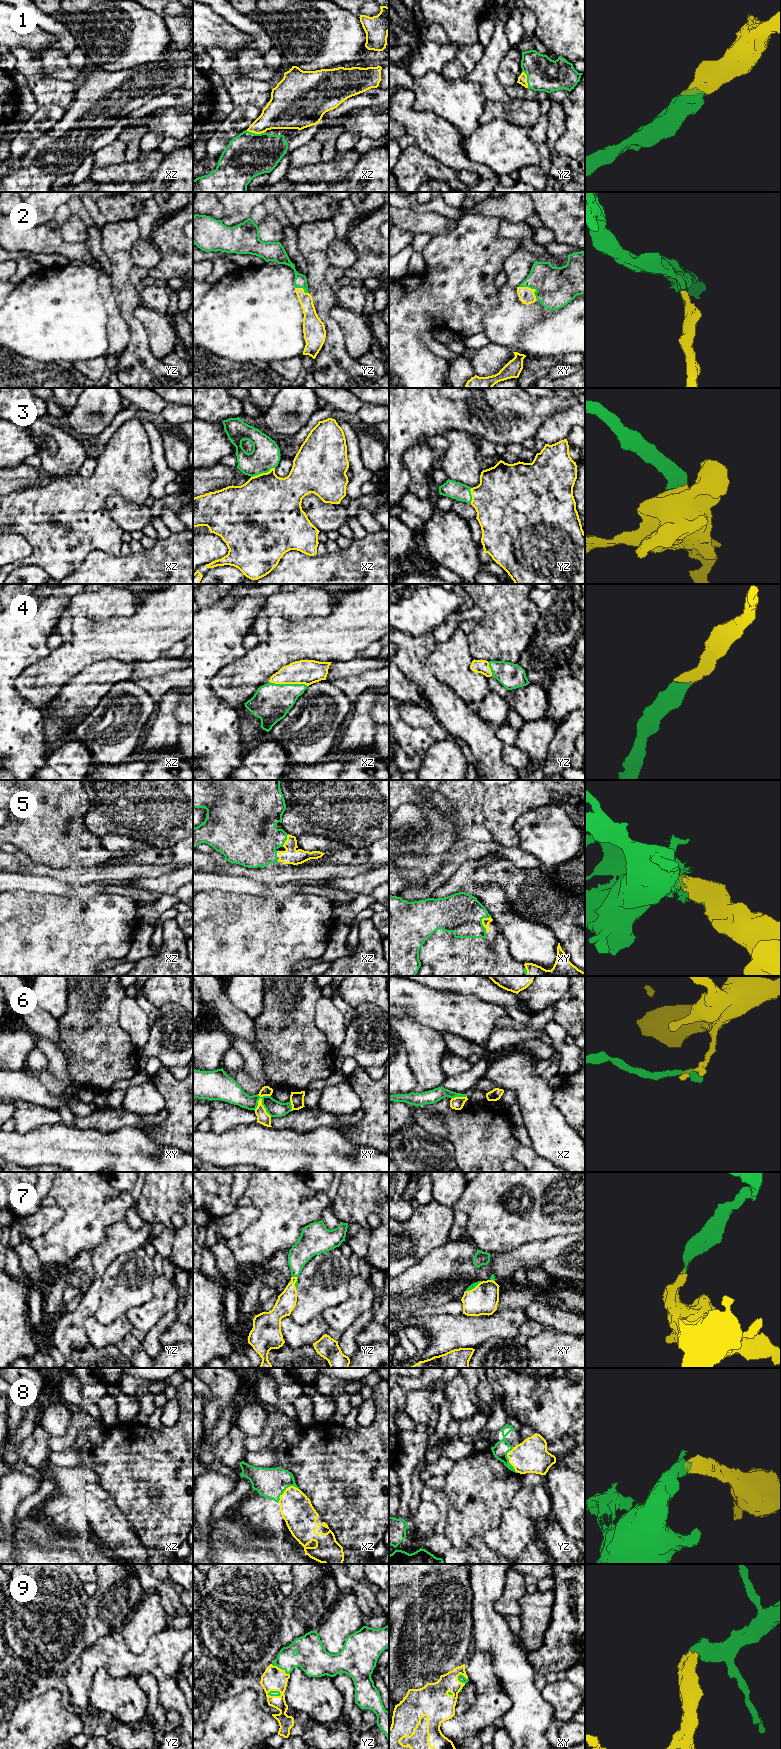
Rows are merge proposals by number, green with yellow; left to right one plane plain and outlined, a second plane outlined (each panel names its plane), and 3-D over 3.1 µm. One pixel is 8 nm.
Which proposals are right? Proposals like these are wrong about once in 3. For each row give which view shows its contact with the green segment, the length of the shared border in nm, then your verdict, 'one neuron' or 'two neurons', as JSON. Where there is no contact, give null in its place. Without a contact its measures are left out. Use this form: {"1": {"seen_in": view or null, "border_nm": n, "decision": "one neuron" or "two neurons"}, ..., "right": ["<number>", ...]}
{"1": {"seen_in": "xz", "border_nm": 160, "decision": "one neuron"}, "2": {"seen_in": "xy", "border_nm": 190, "decision": "one neuron"}, "3": {"seen_in": "xz", "border_nm": 200, "decision": "one neuron"}, "4": {"seen_in": "xz", "border_nm": 320, "decision": "one neuron"}, "5": {"seen_in": "xy", "border_nm": 130, "decision": "one neuron"}, "6": {"seen_in": "xy", "border_nm": 220, "decision": "two neurons"}, "7": {"seen_in": "yz", "border_nm": 50, "decision": "one neuron"}, "8": {"seen_in": "xz", "border_nm": 200, "decision": "one neuron"}, "9": {"seen_in": "xy", "border_nm": 150, "decision": "one neuron"}, "right": ["1", "2", "3", "4", "5", "7", "8", "9"]}

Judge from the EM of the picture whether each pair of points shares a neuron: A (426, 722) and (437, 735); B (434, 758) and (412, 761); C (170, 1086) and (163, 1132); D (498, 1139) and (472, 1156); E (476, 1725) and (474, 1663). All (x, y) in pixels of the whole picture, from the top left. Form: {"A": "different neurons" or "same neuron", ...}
{"A": "same neuron", "B": "different neurons", "C": "same neuron", "D": "same neuron", "E": "same neuron"}

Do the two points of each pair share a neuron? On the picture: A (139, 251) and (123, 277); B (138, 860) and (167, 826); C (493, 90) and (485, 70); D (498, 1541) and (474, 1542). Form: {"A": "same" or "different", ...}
{"A": "different", "B": "different", "C": "same", "D": "different"}

